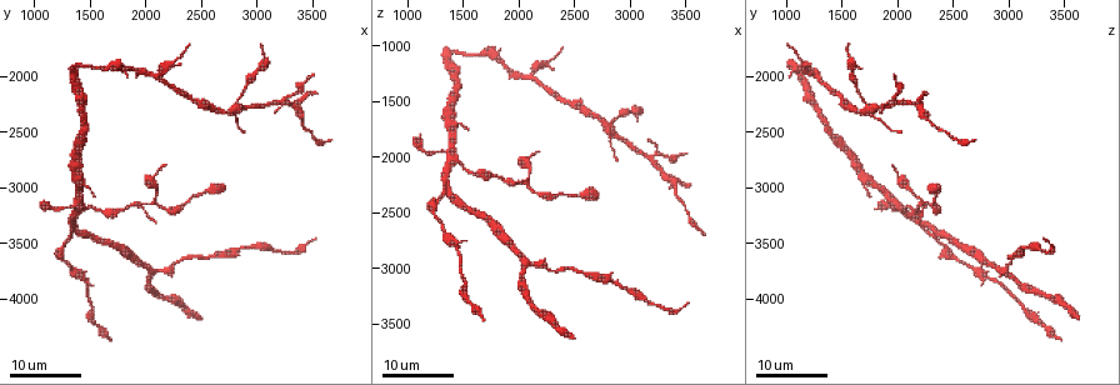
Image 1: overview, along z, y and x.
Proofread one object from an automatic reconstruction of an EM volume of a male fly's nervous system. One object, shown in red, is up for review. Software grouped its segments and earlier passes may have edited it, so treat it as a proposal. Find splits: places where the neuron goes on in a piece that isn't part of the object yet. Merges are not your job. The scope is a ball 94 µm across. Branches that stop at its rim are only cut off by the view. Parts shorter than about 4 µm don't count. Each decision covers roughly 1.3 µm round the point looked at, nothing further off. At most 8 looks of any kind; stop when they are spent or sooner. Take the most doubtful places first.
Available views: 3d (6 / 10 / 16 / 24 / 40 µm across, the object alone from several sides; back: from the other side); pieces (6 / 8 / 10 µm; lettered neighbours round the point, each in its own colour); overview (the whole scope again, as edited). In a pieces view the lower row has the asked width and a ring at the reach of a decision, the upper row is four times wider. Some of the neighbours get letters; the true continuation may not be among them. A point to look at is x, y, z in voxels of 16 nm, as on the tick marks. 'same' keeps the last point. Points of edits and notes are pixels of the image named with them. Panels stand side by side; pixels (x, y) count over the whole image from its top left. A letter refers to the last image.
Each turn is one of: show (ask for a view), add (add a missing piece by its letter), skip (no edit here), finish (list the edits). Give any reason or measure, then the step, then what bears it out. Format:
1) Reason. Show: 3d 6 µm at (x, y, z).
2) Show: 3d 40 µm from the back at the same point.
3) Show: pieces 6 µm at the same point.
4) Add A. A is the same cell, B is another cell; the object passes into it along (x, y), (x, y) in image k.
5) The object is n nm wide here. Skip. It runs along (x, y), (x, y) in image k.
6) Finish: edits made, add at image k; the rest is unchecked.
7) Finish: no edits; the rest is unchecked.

Free end. Show: 3d 24 µm at (2720, 3000, 2360).

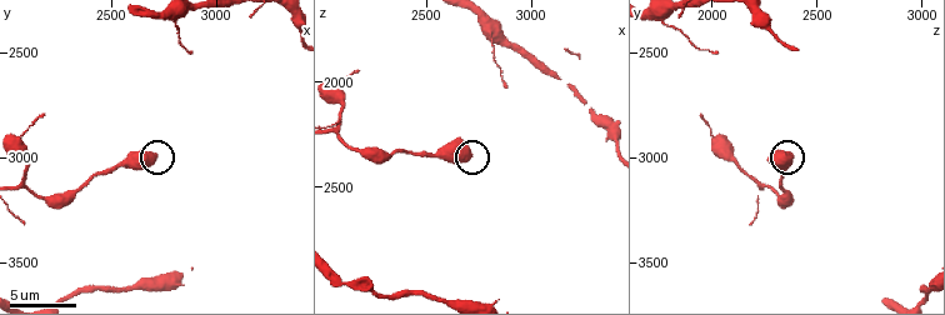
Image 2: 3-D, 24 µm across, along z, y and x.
Show: pieces 6 µm at (2710, 2990, 2330).

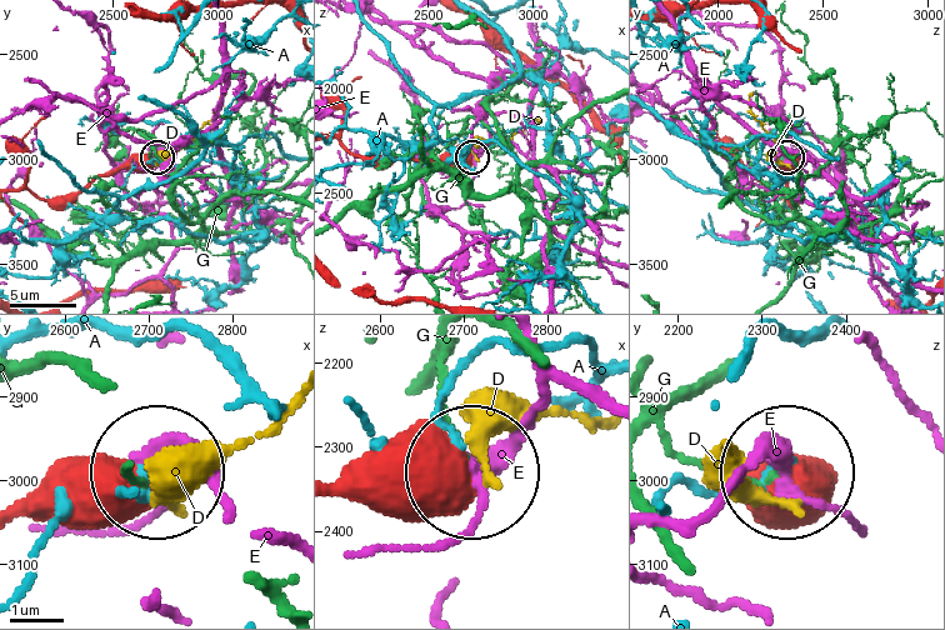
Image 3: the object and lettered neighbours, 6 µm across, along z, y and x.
Skip. A, D, E and G are other cells; it runs along (335, 138), (359, 155), (471, 159) in image 3; no lettered piece goes on from it.

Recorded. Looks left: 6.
Branch stops here. Show: 3d 6 µm at (2180, 2800, 1950).

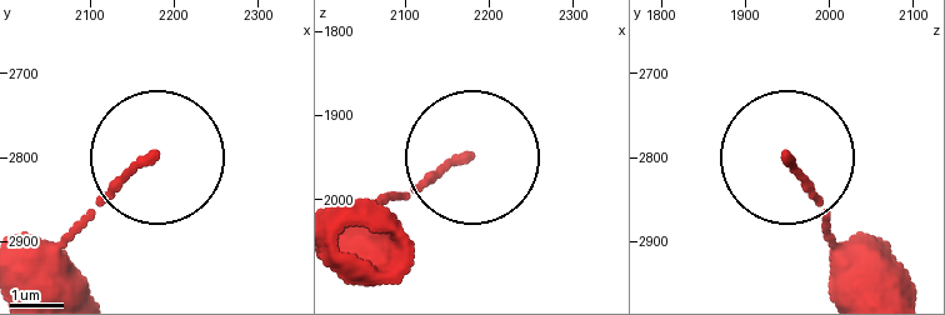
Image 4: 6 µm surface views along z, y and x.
See the neighbours. Show: pieces 8 µm at (2170, 2800, 1950).

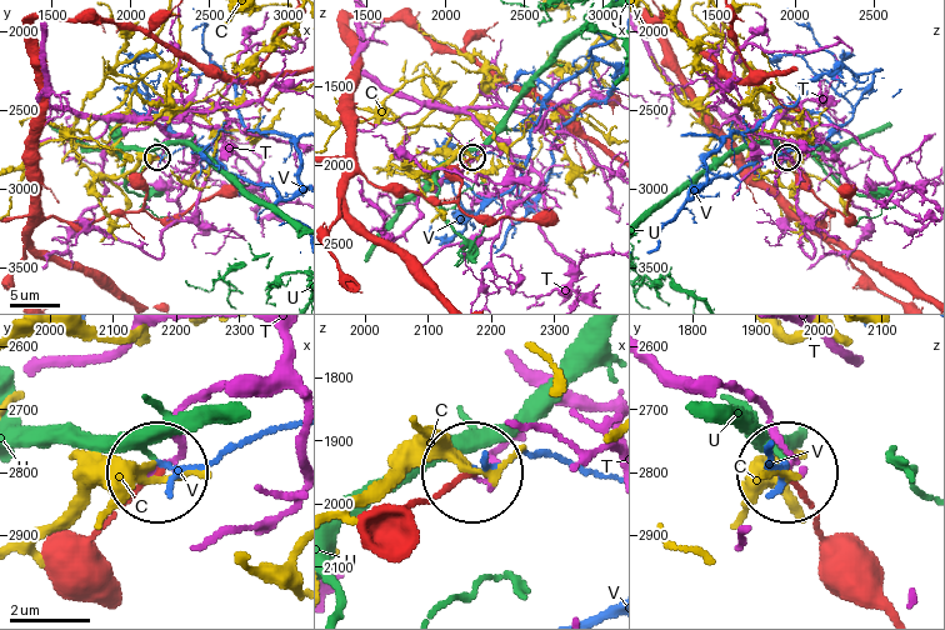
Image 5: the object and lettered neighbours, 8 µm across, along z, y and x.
Skip. C, T, U and V are other cells; no lettered piece goes on from it.

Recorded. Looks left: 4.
Free end. Show: 3d 16 µm at (1060, 3120, 1840).

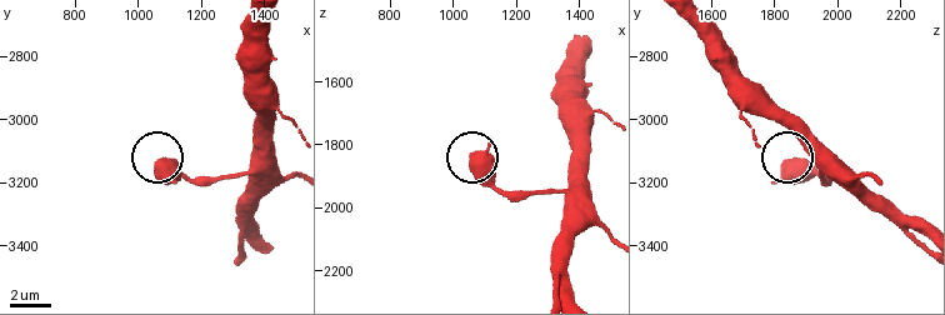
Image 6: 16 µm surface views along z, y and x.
What lies round it. Show: pieces 6 µm at (1050, 3150, 1840).

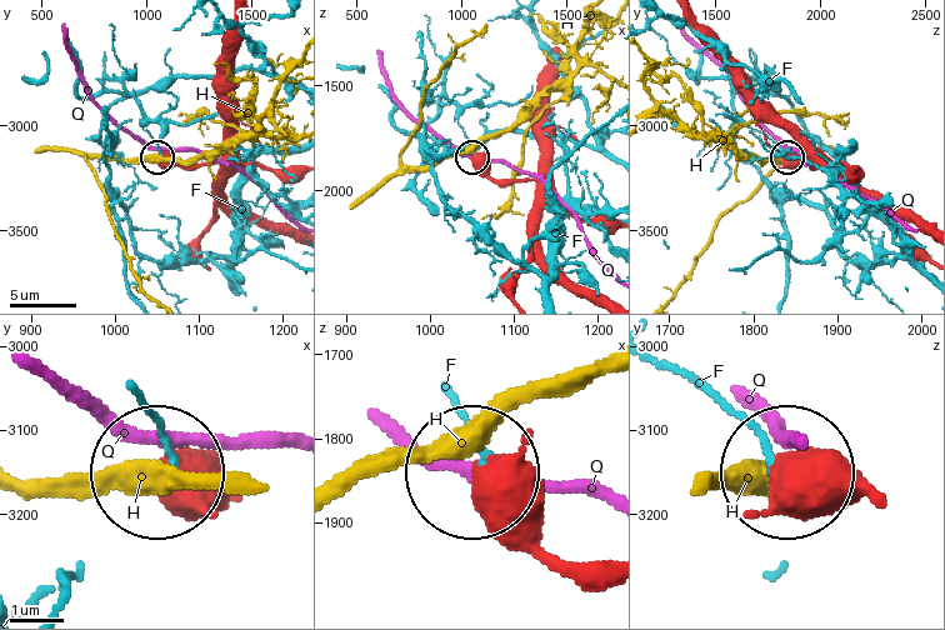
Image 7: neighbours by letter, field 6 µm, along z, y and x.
Skip. F, H and Q are other cells; it runs along (606, 566), (539, 553), (476, 476) in image 7; no lettered piece goes on from it.

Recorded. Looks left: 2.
Branch stops here. Show: 3d 24 µm at (1840, 2020, 1040).

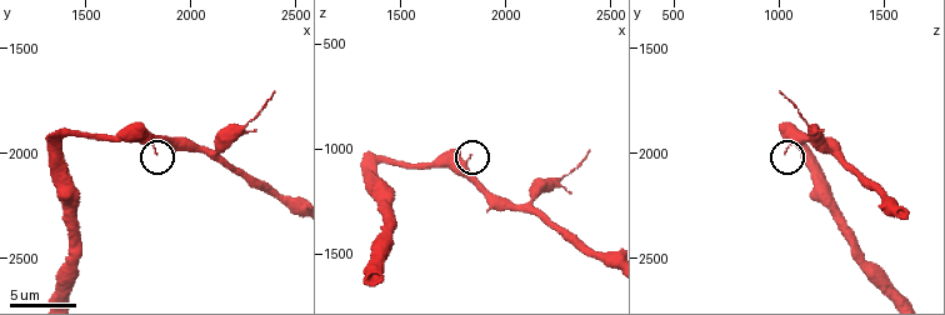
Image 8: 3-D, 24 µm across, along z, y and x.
Show: pieces 6 µm at (1830, 1990, 1030).

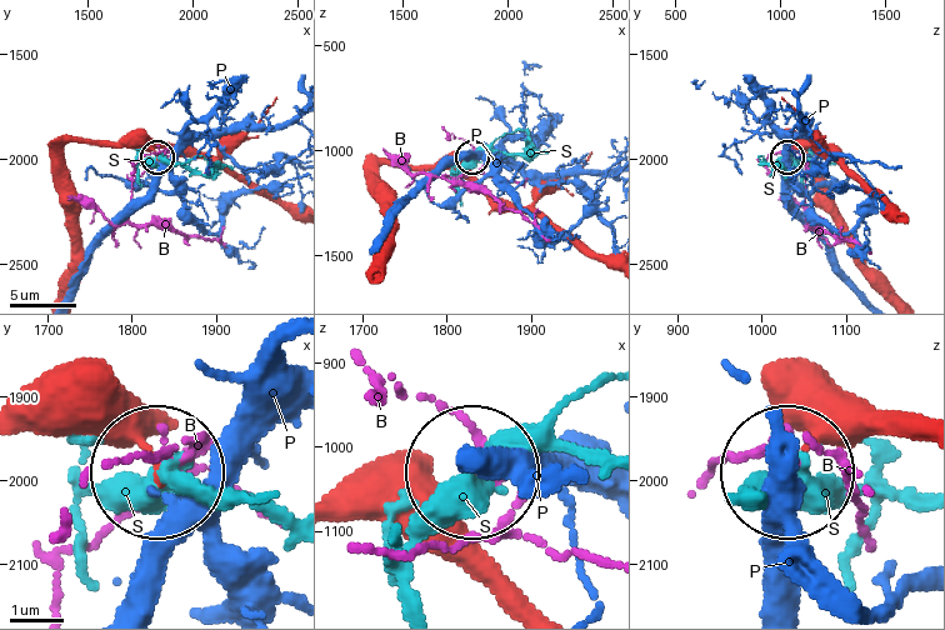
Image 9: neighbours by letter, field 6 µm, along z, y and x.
Skip. B, P and S are other cells; it runs along (70, 245), (65, 145), (138, 145), (156, 158) in image 9; none of them fits.

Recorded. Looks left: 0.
Finish: no edits; the rest is unchecked.

